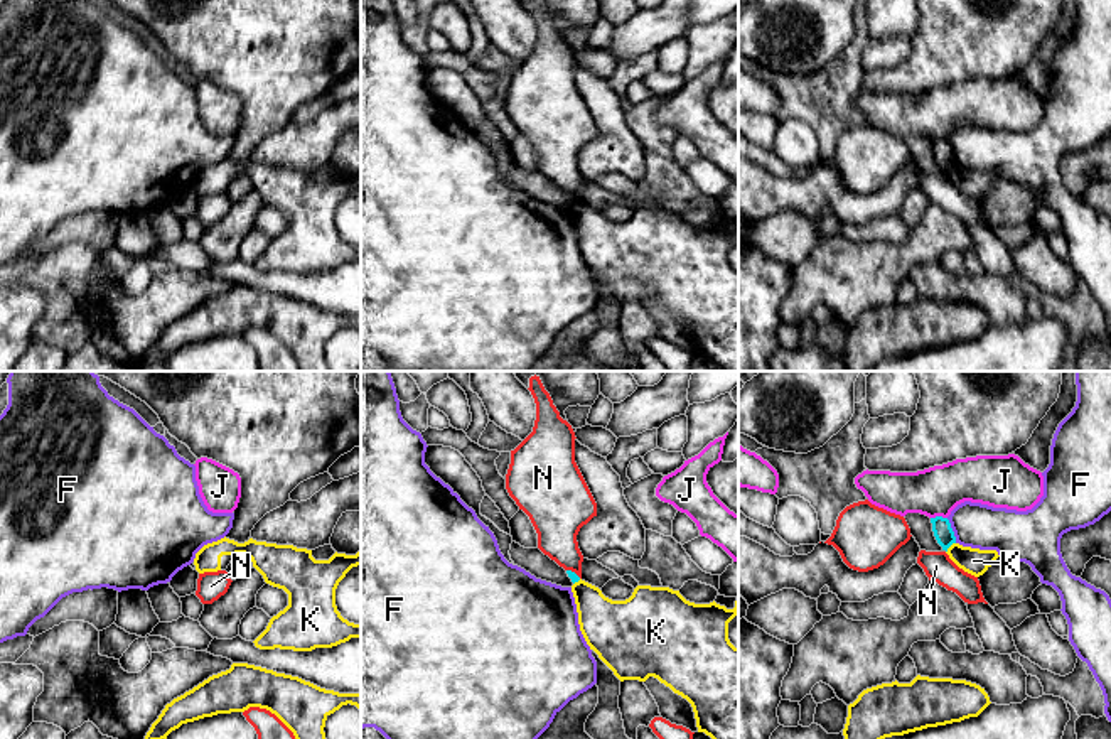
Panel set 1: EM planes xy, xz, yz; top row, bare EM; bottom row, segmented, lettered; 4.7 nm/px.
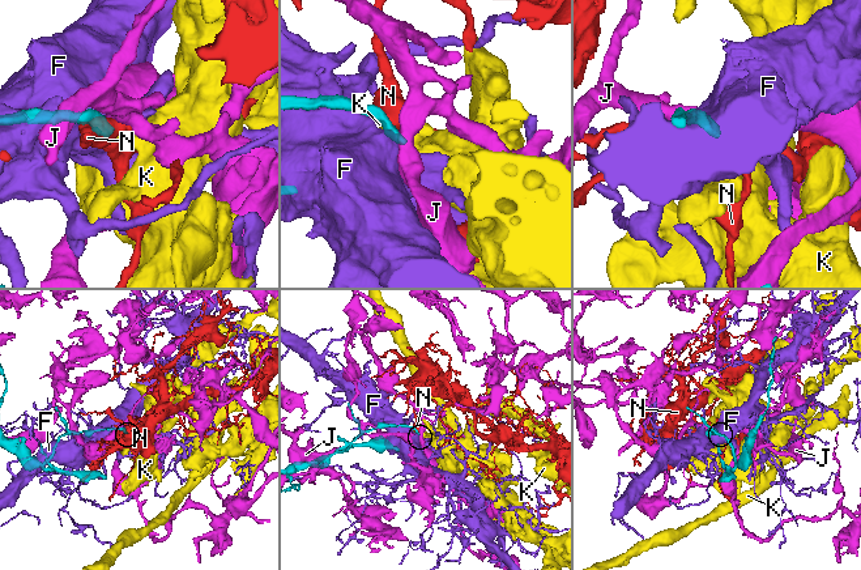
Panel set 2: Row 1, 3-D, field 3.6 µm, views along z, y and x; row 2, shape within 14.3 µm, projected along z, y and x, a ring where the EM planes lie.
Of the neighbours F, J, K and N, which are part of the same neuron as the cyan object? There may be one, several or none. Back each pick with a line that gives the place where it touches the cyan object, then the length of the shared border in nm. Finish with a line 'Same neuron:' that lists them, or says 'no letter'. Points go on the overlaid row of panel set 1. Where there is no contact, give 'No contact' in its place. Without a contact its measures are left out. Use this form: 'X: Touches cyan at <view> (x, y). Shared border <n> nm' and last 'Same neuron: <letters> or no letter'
Same neuron: no letter

